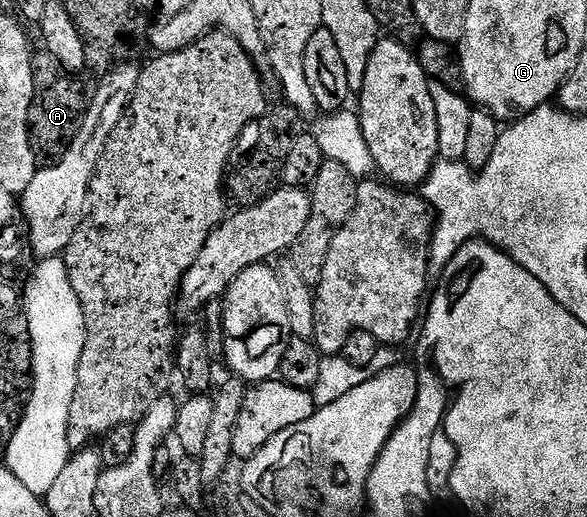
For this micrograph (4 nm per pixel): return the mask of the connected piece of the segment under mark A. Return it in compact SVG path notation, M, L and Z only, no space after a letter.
M45 49L35 50L30 60L32 65L32 81L34 82L34 96L28 113L30 126L30 144L34 146L35 156L42 161L57 161L64 157L64 153L72 145L76 133L80 133L82 122L86 116L88 95L82 92L75 76L52 57L52 53Z

